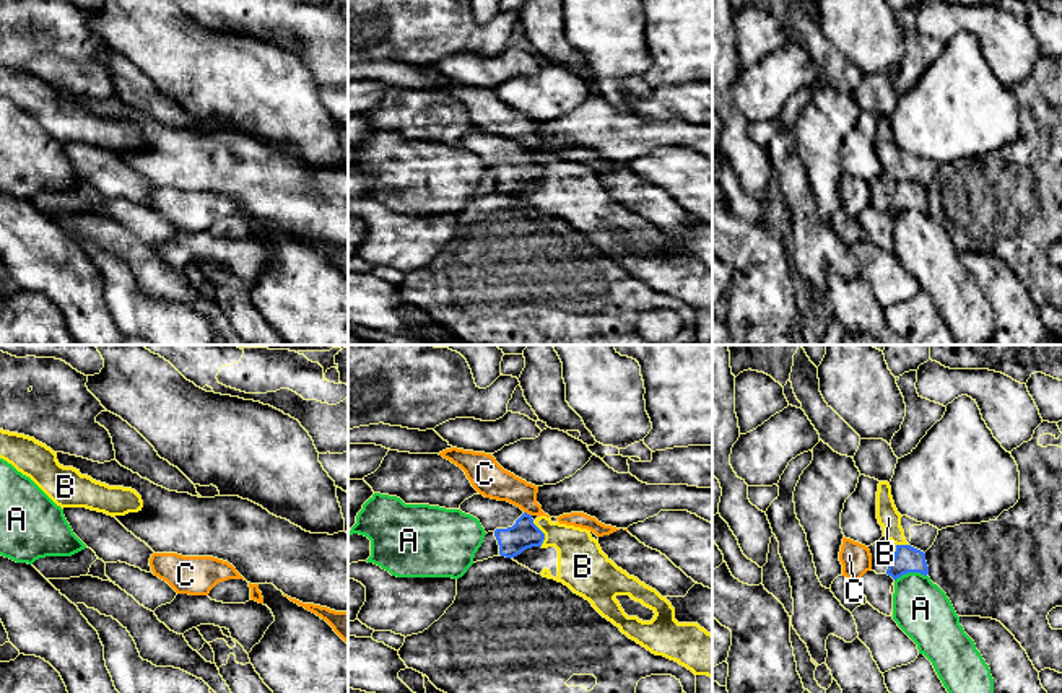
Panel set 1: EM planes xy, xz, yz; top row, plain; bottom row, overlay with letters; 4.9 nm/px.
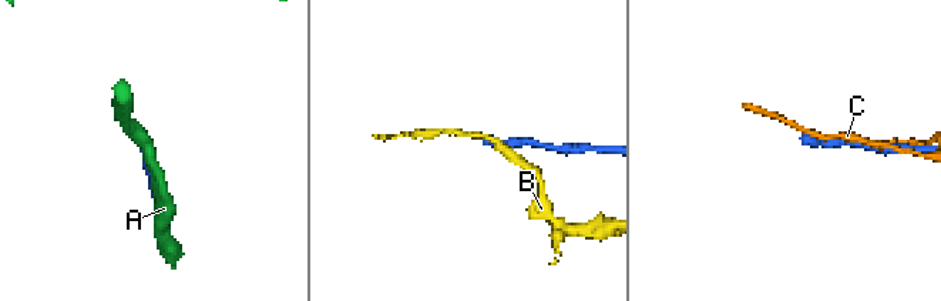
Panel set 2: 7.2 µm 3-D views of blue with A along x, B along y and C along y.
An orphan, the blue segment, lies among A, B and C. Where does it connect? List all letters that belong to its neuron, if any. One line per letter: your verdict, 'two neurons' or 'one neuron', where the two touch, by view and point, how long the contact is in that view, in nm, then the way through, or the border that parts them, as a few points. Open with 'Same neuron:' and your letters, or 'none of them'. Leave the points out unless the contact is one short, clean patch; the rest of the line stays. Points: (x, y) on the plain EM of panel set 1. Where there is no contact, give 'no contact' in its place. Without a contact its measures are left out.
Same neuron: none of them
A: two neurons | yz (909, 207) | 160 nm
B: two neurons | xz (544, 169) | 140 nm | along xz (532, 156), (544, 169), (542, 181)
C: two neurons | xz (526, 148) | 50 nm

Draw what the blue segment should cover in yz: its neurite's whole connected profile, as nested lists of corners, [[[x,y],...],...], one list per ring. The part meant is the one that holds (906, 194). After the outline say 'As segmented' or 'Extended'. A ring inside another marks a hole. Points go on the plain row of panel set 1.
[[[886,172],[868,182],[872,190],[872,207],[888,210],[894,216],[907,208],[929,210],[925,189],[911,181],[896,181]]]. Extended

